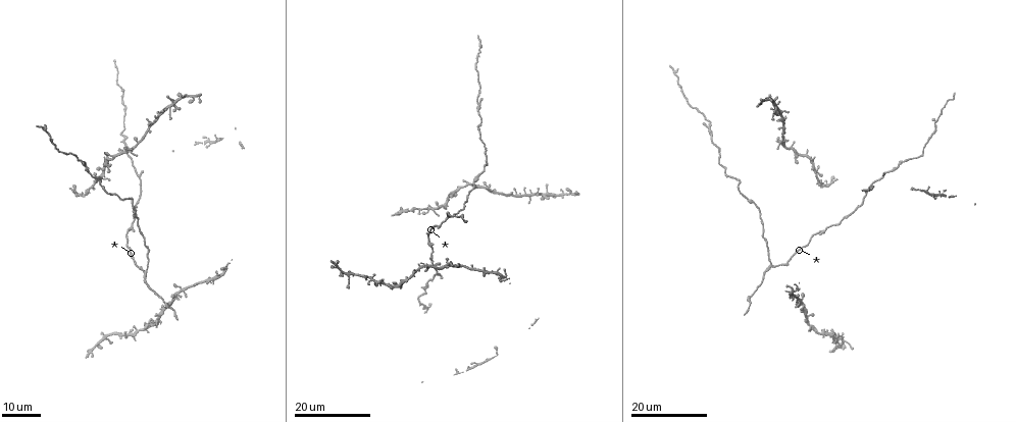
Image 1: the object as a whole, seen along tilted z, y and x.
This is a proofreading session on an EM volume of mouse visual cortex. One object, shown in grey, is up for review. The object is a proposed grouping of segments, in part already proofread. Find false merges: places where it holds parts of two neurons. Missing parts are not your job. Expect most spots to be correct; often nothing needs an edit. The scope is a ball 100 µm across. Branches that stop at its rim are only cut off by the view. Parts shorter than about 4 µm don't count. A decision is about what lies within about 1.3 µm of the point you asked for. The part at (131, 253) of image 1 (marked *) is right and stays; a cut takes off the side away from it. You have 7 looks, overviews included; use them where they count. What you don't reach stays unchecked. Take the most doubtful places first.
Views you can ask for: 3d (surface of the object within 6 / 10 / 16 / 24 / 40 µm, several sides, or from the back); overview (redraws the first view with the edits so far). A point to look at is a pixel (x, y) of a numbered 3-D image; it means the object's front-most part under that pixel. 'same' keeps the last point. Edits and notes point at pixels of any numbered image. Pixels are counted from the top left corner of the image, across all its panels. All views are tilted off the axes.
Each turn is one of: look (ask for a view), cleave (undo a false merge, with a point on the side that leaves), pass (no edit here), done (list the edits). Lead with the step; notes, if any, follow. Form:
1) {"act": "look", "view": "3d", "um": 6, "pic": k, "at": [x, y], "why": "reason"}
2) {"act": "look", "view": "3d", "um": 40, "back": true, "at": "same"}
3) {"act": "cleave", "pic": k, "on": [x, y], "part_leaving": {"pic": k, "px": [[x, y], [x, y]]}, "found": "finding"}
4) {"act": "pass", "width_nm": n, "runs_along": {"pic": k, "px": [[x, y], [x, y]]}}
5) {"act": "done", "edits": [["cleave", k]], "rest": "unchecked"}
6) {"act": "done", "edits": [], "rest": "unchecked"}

{"act": "look", "view": "3d", "um": 16, "pic": 1, "at": [139, 174], "why": "side arm on a straight run"}

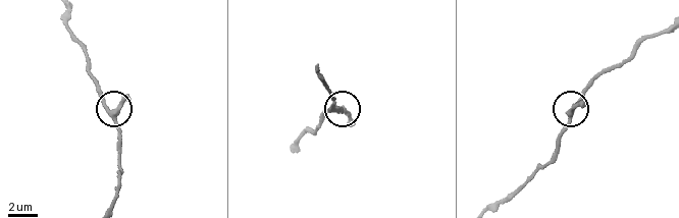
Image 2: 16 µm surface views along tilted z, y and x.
{"act": "look", "view": "3d", "um": 10, "pic": 2, "at": [112, 113], "why": "closer look"}

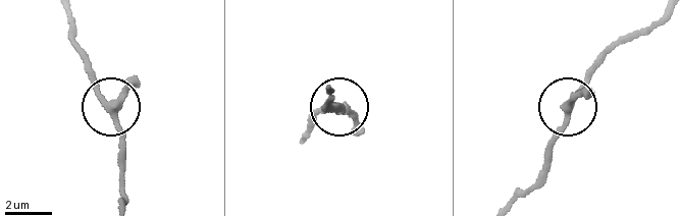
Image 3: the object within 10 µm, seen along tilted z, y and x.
{"act": "pass", "runs_along": {"pic": 3, "px": [[124, 198], [119, 133], [92, 62]]}, "found": "continuous, no second neuron"}

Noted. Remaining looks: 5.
{"act": "look", "view": "3d", "um": 16, "pic": 1, "at": [771, 263], "why": "three-way junction"}

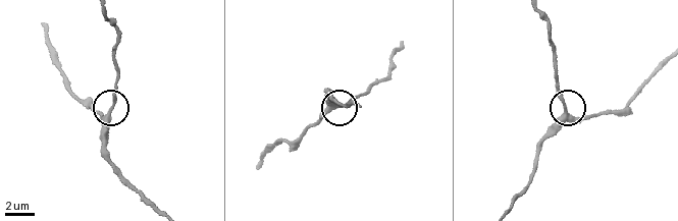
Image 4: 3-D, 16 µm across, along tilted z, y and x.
{"act": "look", "view": "3d", "um": 6, "pic": 4, "at": [110, 114]}

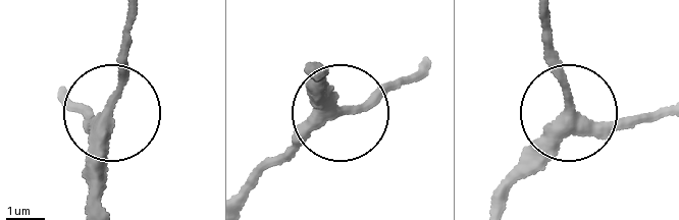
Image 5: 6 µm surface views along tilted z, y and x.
{"act": "look", "view": "3d", "um": 6, "back": true, "pic": 5, "at": [338, 111]}

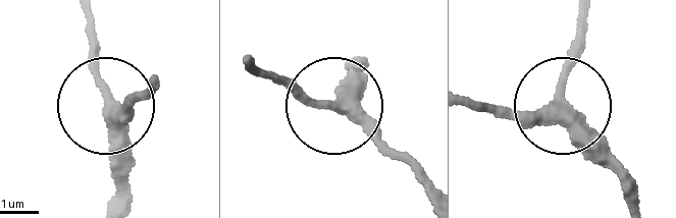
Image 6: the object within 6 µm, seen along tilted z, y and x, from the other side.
{"act": "pass", "runs_along": {"pic": 6, "px": [[151, 83], [108, 113], [127, 185]]}, "found": "continuous, no second neuron"}

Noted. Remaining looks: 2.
{"act": "look", "view": "3d", "um": 24, "pic": 1, "at": [143, 242], "why": "thin neck"}

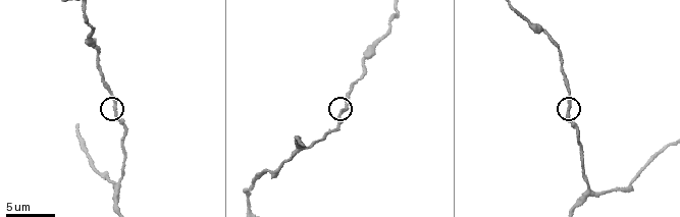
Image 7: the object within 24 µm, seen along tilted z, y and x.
{"act": "look", "view": "3d", "um": 10, "pic": 7, "at": [342, 112]}

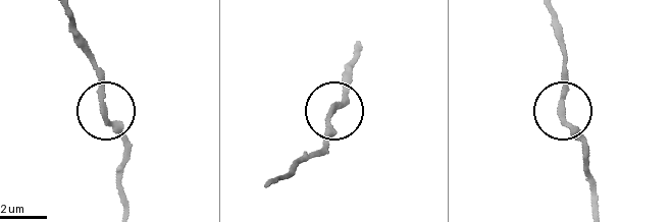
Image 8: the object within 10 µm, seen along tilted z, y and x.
{"act": "pass", "runs_along": {"pic": 8, "px": [[274, 179], [328, 146], [330, 115], [348, 100], [347, 94]]}, "found": "one neuron here"}

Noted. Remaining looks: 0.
{"act": "done", "edits": [], "rest": "unchecked"}

